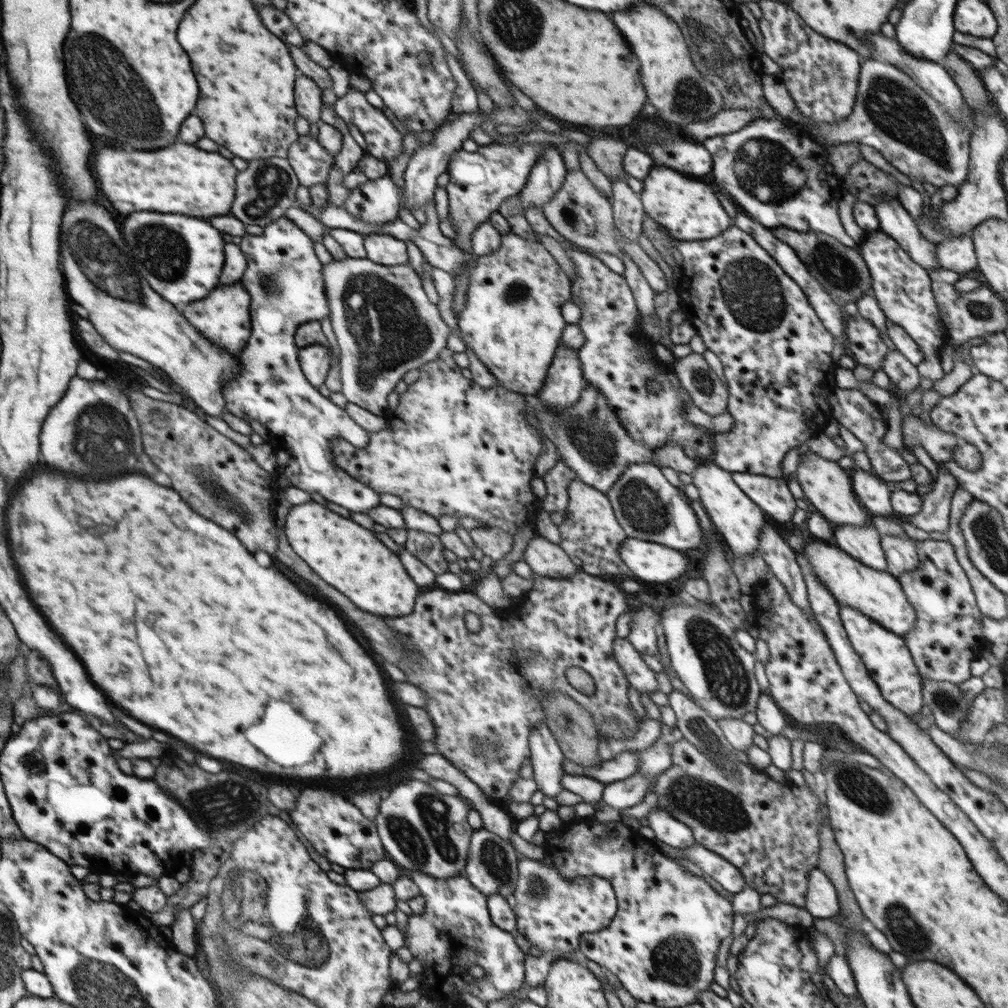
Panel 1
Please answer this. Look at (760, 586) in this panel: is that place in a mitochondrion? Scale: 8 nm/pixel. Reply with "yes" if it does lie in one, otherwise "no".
no

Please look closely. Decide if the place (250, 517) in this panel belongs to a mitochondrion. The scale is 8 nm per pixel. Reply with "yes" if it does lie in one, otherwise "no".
yes

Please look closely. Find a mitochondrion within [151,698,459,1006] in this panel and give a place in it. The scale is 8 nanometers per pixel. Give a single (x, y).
(244, 905)

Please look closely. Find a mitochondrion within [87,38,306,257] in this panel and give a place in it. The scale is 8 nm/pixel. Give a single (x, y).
(271, 183)

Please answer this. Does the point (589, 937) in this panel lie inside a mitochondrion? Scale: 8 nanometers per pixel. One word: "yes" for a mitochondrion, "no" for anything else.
no

